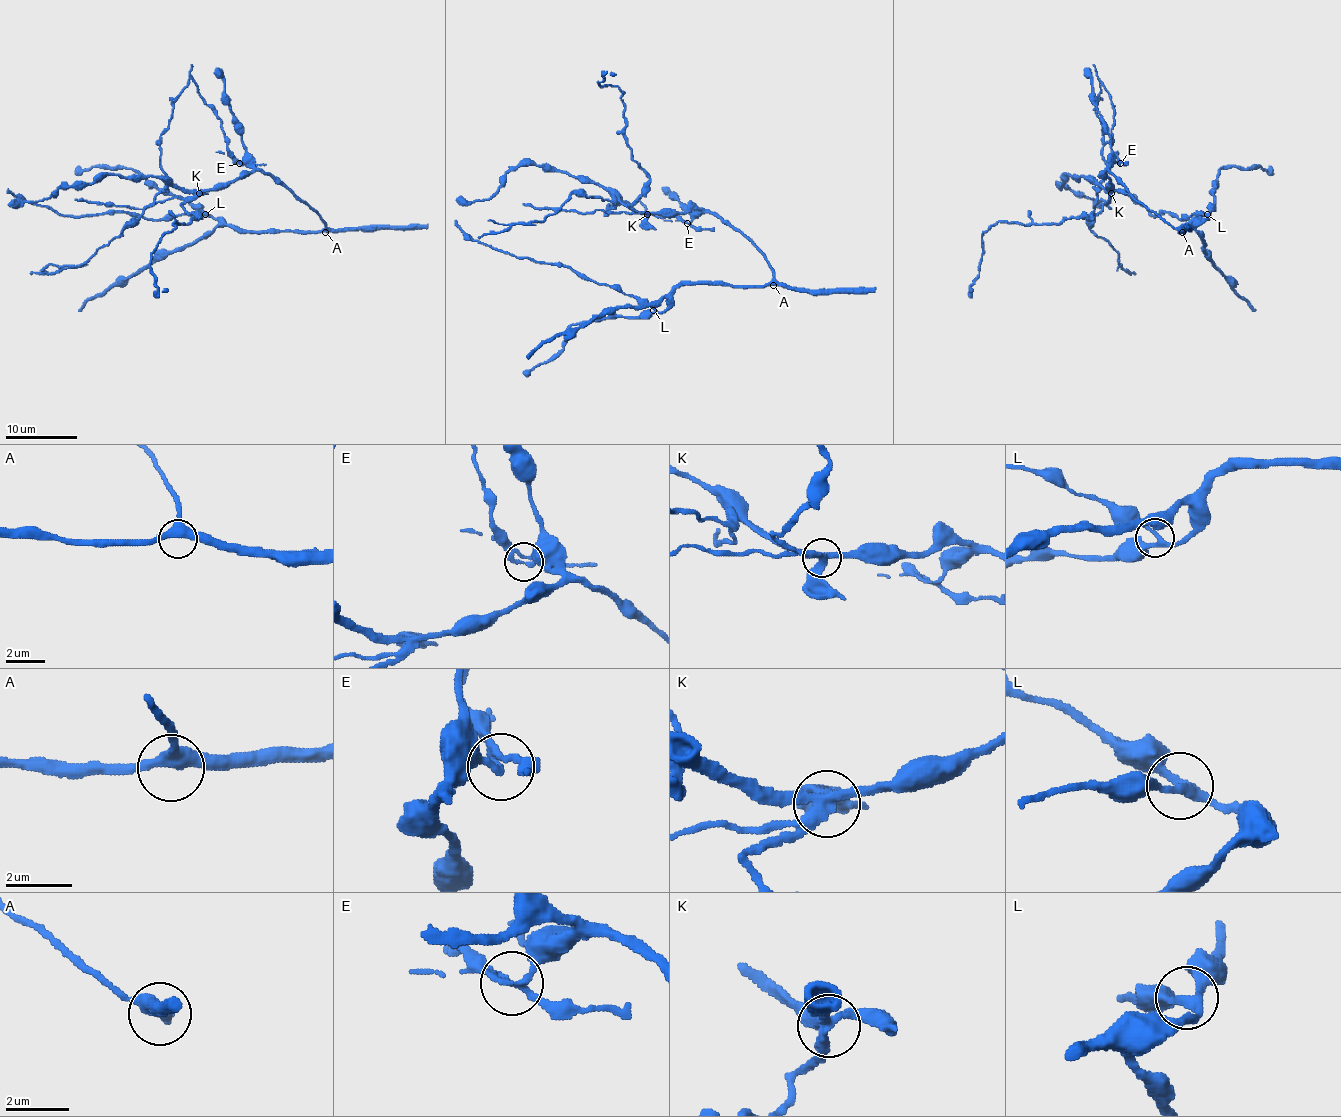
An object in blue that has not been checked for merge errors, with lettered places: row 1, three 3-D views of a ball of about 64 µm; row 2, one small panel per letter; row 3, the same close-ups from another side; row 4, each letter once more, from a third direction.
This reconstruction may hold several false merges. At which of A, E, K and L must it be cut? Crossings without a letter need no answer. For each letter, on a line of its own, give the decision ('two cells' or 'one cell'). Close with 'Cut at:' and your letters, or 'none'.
A: one cell
E: two cells
K: two cells
L: one cell
Cut at: E, K

